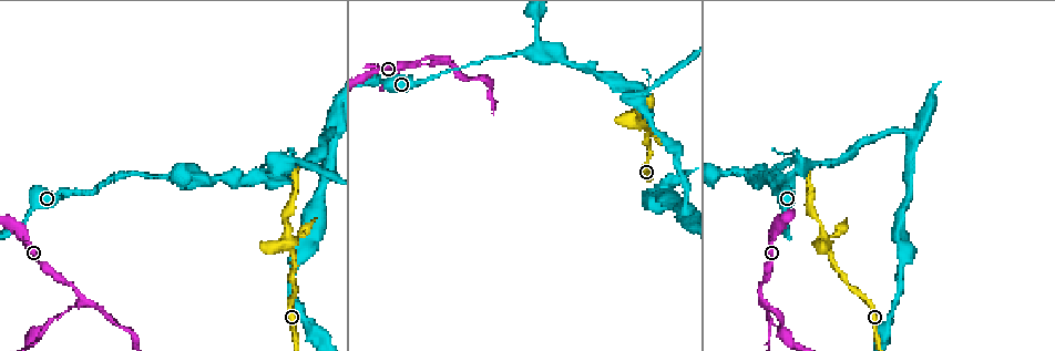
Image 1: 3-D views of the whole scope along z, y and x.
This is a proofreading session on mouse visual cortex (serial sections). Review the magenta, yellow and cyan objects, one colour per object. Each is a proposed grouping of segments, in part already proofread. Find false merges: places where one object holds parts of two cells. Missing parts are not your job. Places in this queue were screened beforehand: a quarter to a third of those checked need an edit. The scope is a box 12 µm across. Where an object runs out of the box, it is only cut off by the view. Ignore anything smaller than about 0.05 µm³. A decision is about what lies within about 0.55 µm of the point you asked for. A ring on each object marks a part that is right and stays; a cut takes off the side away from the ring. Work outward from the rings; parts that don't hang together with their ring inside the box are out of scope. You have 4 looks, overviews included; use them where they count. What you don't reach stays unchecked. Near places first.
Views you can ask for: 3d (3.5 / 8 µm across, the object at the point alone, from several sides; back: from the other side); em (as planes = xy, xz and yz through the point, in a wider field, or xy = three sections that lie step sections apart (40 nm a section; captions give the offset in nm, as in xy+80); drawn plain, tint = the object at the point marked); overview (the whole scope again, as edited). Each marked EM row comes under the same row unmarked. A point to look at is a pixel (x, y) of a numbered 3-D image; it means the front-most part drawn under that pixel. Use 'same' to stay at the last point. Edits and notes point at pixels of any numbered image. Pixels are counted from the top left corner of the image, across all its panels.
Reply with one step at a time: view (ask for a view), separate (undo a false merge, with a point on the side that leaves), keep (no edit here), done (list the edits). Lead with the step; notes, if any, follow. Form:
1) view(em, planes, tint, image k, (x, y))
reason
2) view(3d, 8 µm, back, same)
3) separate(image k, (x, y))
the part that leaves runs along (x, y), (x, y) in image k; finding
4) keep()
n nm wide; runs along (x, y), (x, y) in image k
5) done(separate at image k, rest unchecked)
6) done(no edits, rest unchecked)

view(3d, 8 µm, image 1, (50, 321))

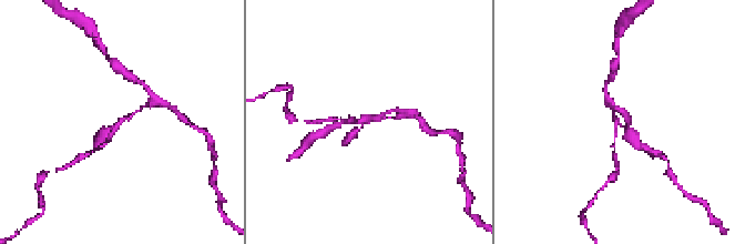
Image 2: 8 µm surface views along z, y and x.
view(3d, 3.5 µm, image 2, (614, 124))
closer look

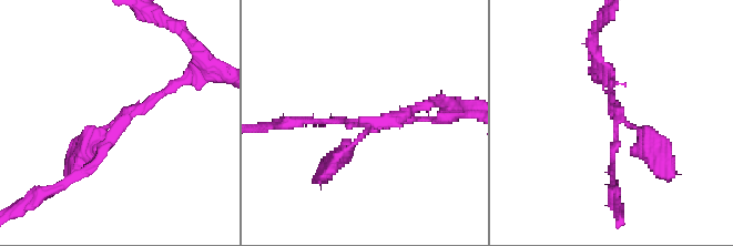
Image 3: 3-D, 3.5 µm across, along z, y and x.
keep()
3 arms; runs along (183, 77), (101, 127), (81, 161) in image 3; all the same cell

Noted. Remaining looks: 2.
view(3d, 3.5 µm, image 1, (647, 126))

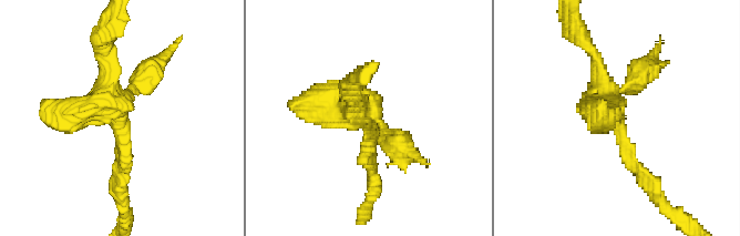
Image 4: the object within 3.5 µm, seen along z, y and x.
view(em, xy, step 5, tint, image 4, (116, 116))

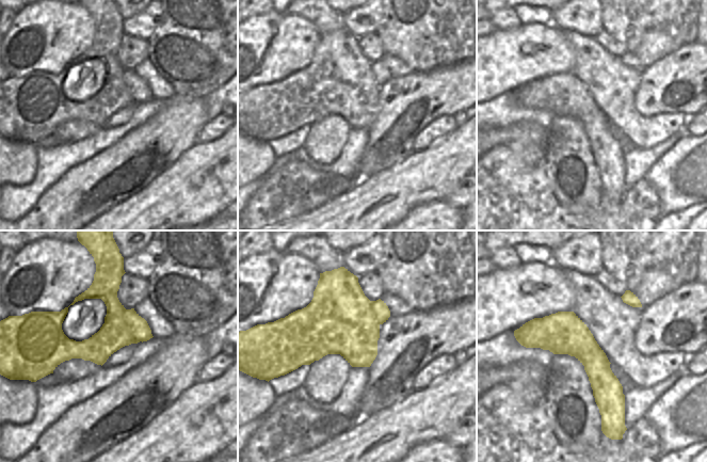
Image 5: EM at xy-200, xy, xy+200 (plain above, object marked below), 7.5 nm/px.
separate(image 4, (146, 63))
the part that leaves runs along (127, 93), (148, 75), (182, 34) in image 4; two cells meet here

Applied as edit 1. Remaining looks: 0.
done(separate at image 4, rest unchecked)

